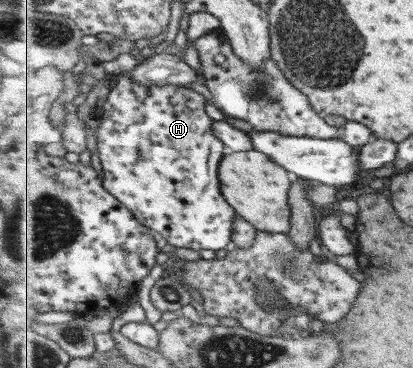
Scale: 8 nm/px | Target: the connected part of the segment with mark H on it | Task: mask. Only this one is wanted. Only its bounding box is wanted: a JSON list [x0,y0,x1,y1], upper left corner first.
[96,74,236,250]

